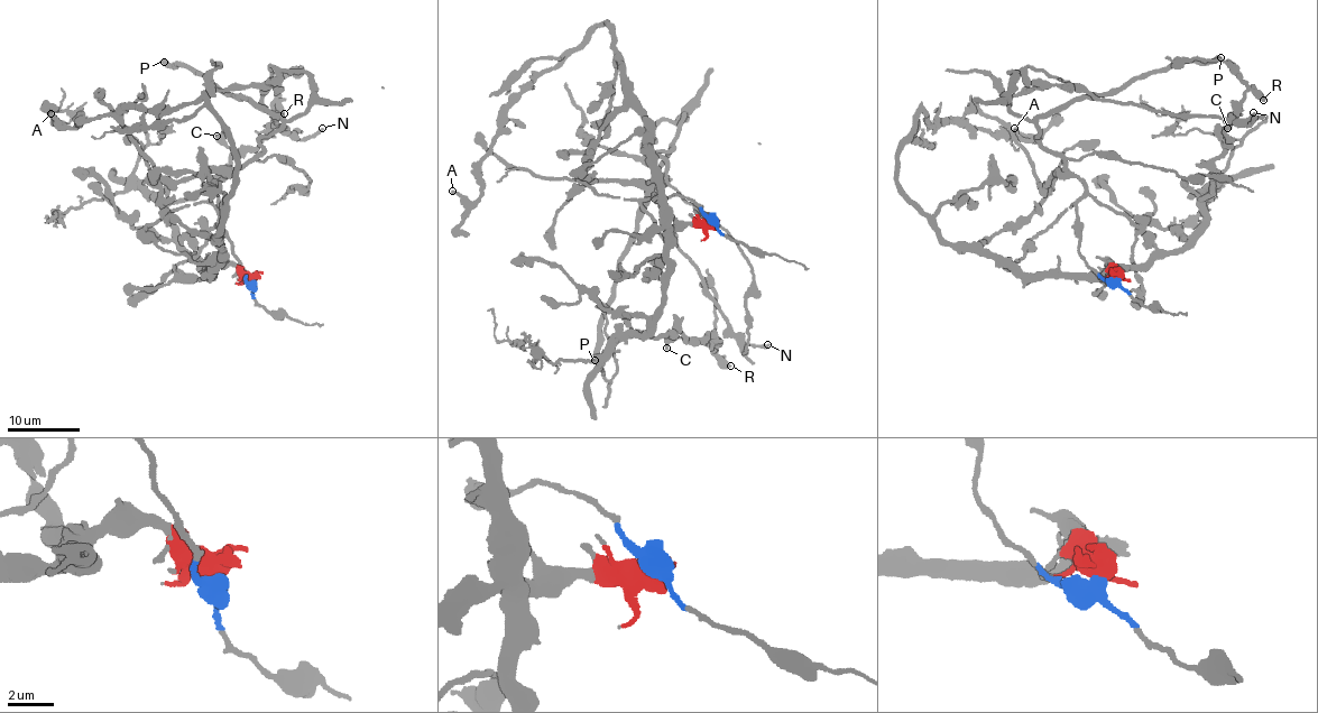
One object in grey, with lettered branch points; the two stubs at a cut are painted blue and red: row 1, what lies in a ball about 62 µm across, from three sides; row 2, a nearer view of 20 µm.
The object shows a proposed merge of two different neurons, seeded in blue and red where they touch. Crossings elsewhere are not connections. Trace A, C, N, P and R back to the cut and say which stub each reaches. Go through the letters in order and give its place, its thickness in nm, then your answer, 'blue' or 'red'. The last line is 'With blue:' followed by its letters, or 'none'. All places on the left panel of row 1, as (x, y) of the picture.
A: (51, 113) | 280 nm | red
C: (217, 136) | 240 nm | red
N: (322, 128) | 240 nm | blue
P: (164, 62) | 480 nm | blue
R: (284, 113) | 440 nm | red
With blue: N, P

